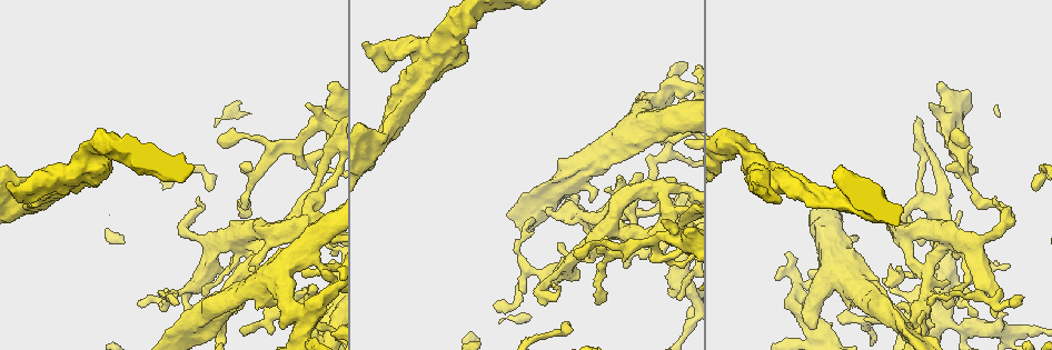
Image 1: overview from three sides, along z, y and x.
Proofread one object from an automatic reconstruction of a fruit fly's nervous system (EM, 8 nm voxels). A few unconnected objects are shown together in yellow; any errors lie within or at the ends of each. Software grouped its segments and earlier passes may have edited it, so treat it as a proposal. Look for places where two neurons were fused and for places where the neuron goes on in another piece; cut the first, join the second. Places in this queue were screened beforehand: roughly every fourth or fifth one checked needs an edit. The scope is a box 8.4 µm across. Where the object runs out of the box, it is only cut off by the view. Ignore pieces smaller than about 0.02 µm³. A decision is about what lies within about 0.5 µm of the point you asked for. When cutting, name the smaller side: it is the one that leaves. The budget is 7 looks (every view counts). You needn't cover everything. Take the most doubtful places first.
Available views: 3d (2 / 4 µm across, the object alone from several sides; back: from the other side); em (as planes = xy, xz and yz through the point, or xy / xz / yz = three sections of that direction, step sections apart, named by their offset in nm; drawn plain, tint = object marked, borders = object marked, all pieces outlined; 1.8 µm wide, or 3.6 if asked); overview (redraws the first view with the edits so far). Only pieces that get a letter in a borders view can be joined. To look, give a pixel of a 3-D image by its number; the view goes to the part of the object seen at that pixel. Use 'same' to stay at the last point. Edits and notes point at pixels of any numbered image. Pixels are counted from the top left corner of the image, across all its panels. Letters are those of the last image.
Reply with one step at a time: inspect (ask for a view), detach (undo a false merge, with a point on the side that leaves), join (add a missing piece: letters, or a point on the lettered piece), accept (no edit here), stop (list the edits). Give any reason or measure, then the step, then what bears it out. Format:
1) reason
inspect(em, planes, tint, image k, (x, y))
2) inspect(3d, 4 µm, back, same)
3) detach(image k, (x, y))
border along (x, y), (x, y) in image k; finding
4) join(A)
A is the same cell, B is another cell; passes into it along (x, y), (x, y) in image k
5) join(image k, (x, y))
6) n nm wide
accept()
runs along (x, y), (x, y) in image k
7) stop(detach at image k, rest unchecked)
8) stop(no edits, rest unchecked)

sharp bend
inspect(3d, 2 µm, image 1, (667, 258))

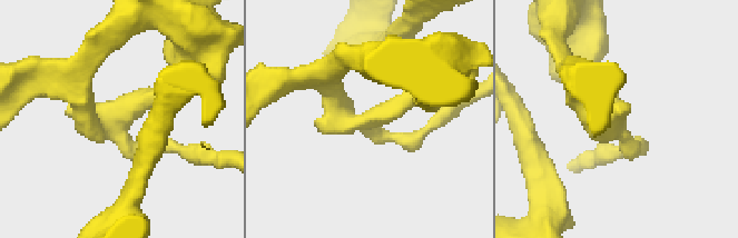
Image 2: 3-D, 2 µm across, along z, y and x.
shape alone is not enough
inspect(em, planes, plain, image 2, (620, 120))

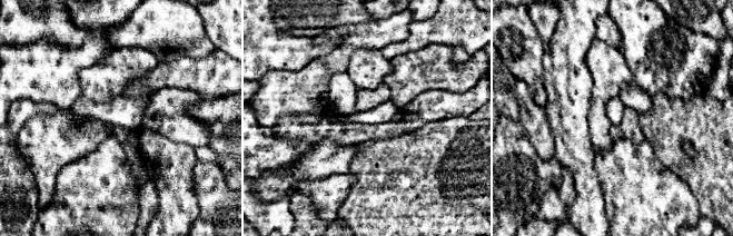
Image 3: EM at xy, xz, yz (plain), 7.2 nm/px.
see the neighbours
inspect(em, planes, borders, same)

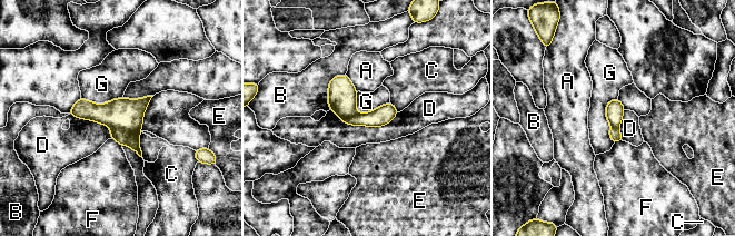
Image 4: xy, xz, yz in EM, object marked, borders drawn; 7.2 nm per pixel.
detach(image 4, (126, 114))
A, B, C, D, E, F and G are other cells; the part that leaves runs along (394, 111), (373, 119), (346, 119) in image 4; two neurons meet here

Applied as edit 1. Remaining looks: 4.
redraw
inspect(overview)

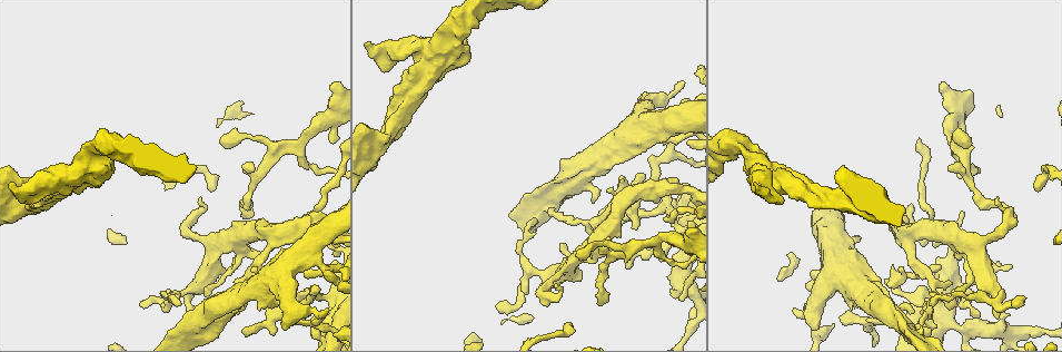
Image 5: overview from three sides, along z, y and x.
free end
inspect(3d, 4 µm, image 5, (1014, 214))

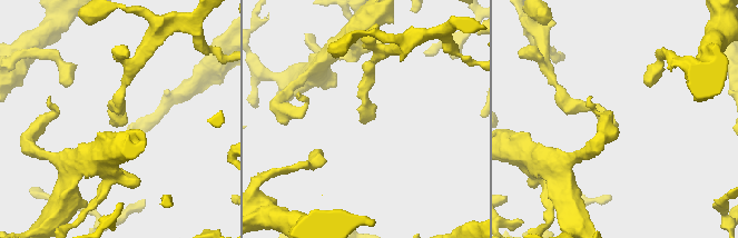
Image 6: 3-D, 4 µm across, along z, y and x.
need the tissue
inspect(em, yz, step 8, tint, image 6, (365, 123))

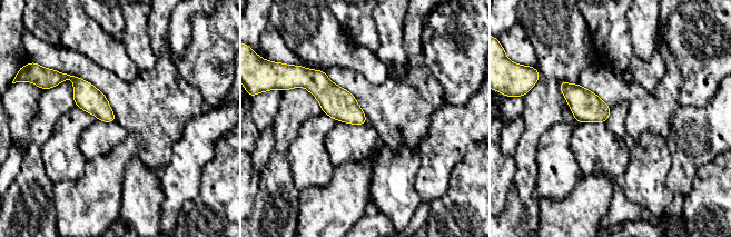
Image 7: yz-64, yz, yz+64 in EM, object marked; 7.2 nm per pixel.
cut it another way
inspect(em, planes, borders, same)

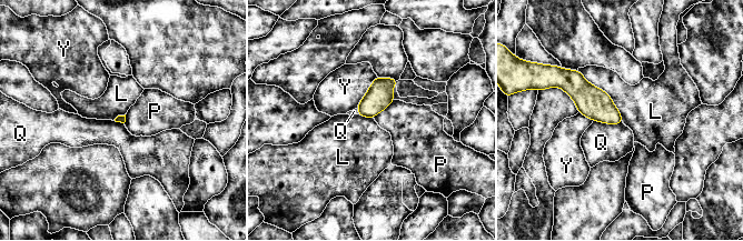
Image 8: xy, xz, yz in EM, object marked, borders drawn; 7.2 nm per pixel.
accept()
L, P, Q and Y are other cells; no lettered piece goes on from it

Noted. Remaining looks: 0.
stop(detach at image 4, rest unchecked)

